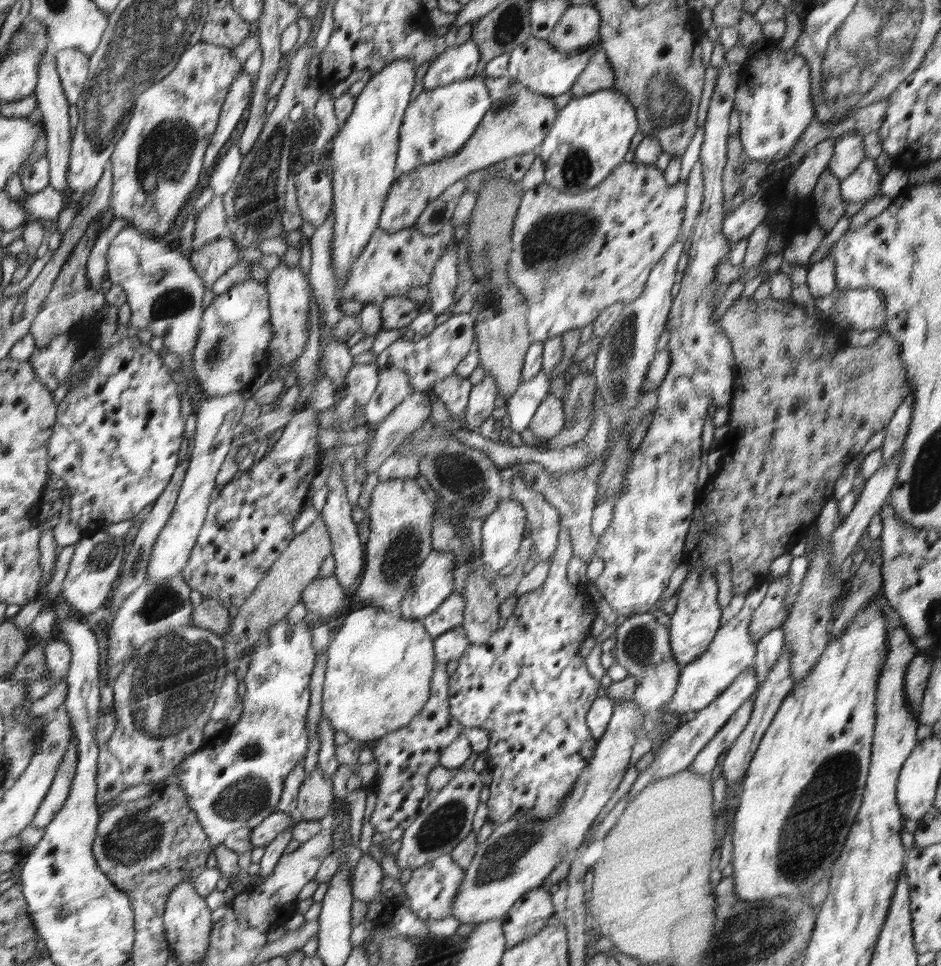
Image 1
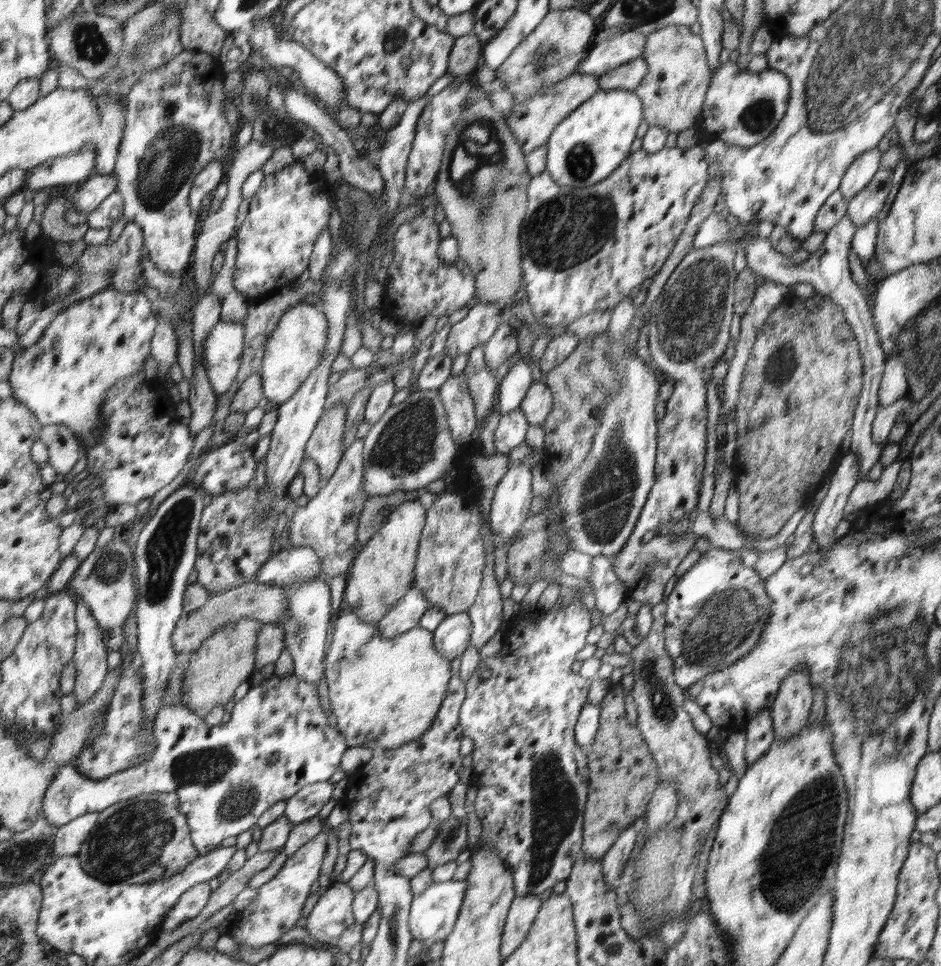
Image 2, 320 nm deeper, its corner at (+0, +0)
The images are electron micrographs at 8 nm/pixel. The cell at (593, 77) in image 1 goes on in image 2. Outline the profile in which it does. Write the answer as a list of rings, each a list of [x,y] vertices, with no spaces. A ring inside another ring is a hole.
[[[639,57],[600,77],[598,88],[600,91],[612,91],[615,89],[634,91],[644,80],[646,73],[648,73],[646,61]]]

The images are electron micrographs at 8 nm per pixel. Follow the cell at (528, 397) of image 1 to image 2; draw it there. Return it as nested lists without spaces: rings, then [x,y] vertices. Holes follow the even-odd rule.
[[[519,408],[502,414],[494,435],[494,446],[497,452],[508,455],[515,446],[524,443],[530,425]]]

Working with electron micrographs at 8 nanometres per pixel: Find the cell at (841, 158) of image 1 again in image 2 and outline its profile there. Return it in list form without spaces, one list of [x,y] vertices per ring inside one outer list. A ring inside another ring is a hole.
[[[871,148],[860,153],[860,156],[857,156],[845,170],[837,190],[840,190],[847,202],[852,201],[852,197],[858,195],[858,193],[862,193],[864,187],[878,172],[881,156],[882,152],[877,148]]]

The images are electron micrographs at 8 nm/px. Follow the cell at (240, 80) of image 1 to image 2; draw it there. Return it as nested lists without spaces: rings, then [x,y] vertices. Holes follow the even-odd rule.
[[[214,160],[204,167],[198,178],[194,181],[194,186],[190,193],[190,206],[192,214],[201,212],[202,200],[205,196],[213,192],[215,188],[225,180],[227,162]]]

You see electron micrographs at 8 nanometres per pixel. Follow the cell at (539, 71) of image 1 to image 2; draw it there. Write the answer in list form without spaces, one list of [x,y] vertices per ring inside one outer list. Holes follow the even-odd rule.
[[[630,30],[614,40],[596,44],[596,48],[580,62],[574,74],[588,74],[600,78],[618,66],[641,57],[646,39],[644,34]]]

